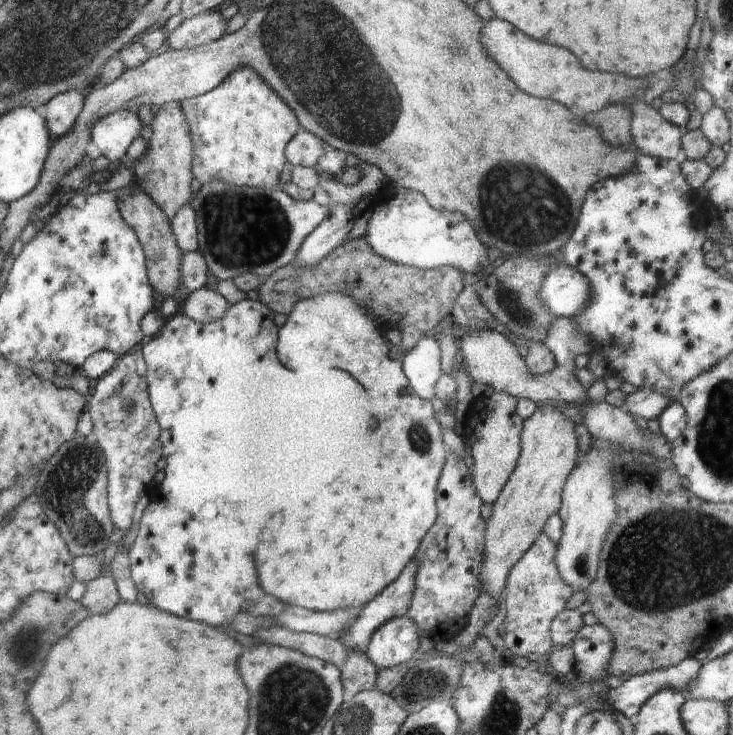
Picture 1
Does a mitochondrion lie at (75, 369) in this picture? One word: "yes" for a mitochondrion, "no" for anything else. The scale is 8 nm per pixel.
no

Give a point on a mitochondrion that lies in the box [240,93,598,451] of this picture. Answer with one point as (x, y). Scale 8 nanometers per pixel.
(520, 206)

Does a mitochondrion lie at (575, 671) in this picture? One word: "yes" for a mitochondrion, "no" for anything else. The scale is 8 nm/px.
no

